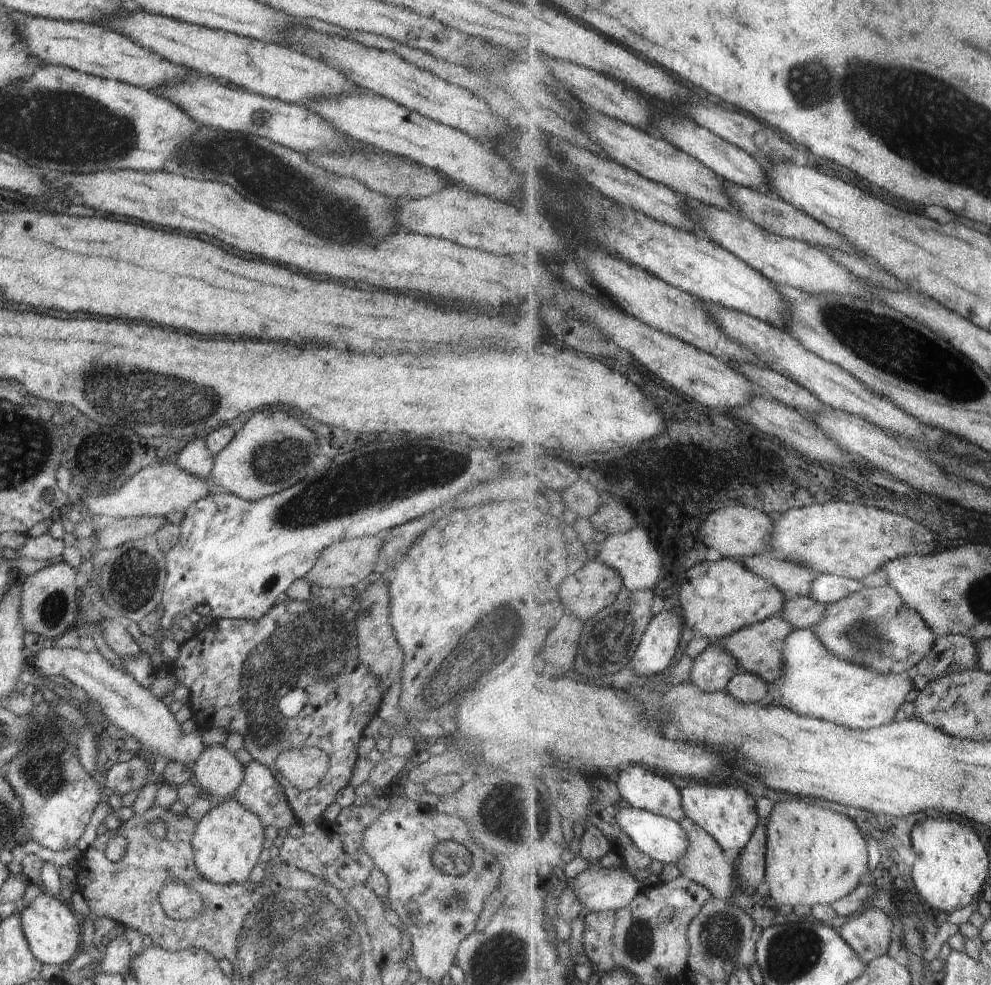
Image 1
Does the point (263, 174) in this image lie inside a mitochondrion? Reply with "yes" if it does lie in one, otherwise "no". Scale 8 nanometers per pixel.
yes

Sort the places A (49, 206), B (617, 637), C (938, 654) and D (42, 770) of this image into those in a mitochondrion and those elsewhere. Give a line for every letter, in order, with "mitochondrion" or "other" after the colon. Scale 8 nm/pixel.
A: other
B: mitochondrion
C: other
D: mitochondrion

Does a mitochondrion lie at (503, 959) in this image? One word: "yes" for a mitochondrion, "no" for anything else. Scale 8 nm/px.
yes

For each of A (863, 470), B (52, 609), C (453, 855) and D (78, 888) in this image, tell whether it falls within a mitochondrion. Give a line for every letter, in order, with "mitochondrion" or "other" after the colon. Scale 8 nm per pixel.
A: other
B: mitochondrion
C: mitochondrion
D: other

